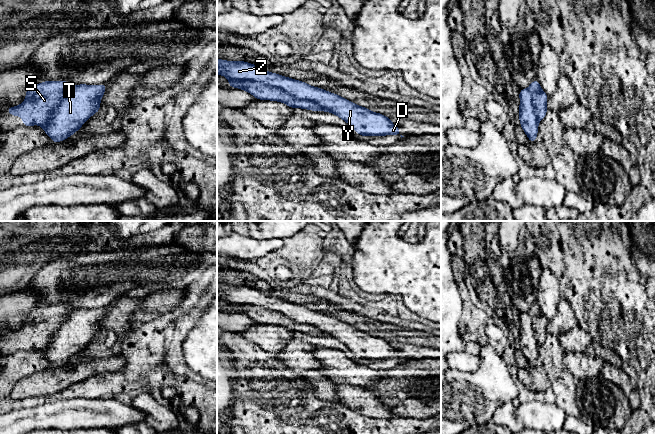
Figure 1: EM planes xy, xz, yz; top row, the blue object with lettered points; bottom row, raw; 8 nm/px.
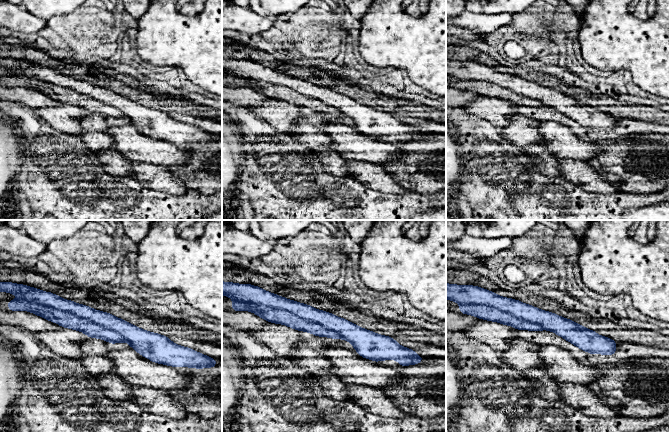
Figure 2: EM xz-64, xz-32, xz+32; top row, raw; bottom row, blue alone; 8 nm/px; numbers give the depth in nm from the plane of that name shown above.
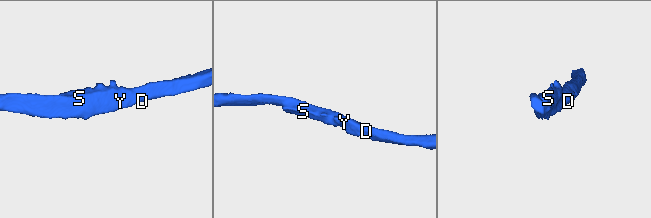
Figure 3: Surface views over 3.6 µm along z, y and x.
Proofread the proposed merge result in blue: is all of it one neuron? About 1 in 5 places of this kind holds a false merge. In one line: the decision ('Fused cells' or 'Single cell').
Fused cells

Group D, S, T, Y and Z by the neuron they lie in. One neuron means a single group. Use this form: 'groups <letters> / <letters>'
groups D T Y Z / S

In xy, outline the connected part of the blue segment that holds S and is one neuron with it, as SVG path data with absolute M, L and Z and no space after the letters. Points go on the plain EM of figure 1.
M45 305L26 314L26 322L16 331L8 331L7 337L20 340L23 350L42 349L67 319L72 309L67 305Z

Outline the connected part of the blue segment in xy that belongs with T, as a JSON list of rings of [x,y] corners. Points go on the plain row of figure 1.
[[[106,307],[101,309],[72,309],[67,319],[57,329],[50,342],[41,349],[54,367],[73,359],[95,337],[105,317]]]

